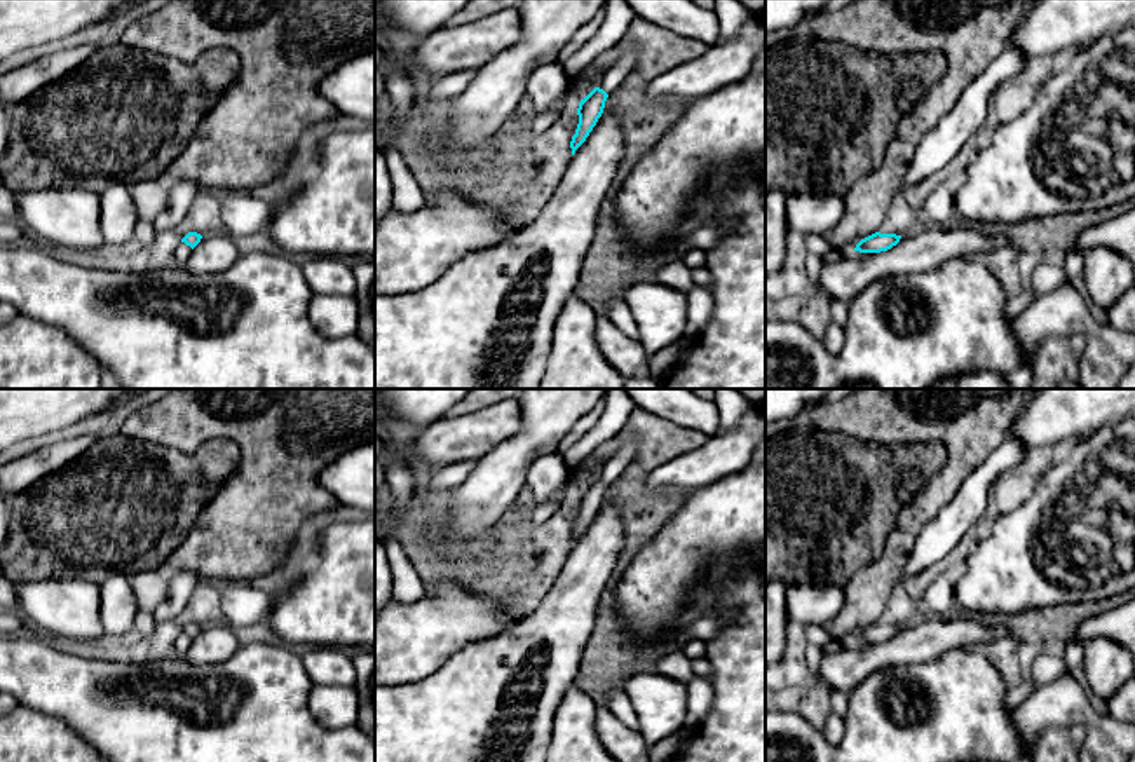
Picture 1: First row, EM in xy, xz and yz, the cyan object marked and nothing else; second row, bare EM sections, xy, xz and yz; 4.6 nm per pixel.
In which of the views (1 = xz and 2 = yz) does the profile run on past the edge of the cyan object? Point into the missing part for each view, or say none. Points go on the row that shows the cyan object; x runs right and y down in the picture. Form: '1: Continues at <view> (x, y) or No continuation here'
1: Continues at xz (619, 75)
2: No continuation here

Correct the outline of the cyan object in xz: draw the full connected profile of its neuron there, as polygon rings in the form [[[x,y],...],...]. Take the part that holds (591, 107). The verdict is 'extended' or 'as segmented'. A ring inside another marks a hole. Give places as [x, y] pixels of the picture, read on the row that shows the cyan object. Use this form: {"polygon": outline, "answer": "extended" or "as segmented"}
{"polygon": [[[638,52],[622,56],[598,82],[598,85],[579,103],[577,115],[579,124],[575,134],[572,136],[570,148],[572,155],[586,141],[598,119],[603,113],[605,101],[610,92],[621,91],[624,85],[631,84],[631,71]]], "answer": "extended"}

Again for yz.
{"polygon": [[[875,232],[865,239],[861,239],[854,251],[860,251],[860,253],[880,253],[880,251],[887,251],[891,249],[893,246],[896,246],[900,242],[901,235],[896,235],[896,234],[880,234],[880,232]]], "answer": "as segmented"}

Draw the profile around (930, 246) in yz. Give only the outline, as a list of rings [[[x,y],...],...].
[[[966,223],[950,227],[921,225],[901,235],[887,251],[851,251],[839,262],[821,265],[819,284],[823,291],[846,305],[872,282],[898,274],[919,274],[936,270],[954,258],[975,258],[978,253],[1008,246],[1002,234],[992,235]]]

